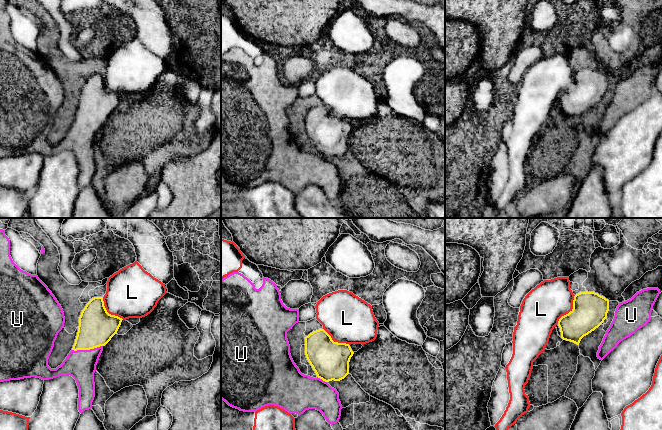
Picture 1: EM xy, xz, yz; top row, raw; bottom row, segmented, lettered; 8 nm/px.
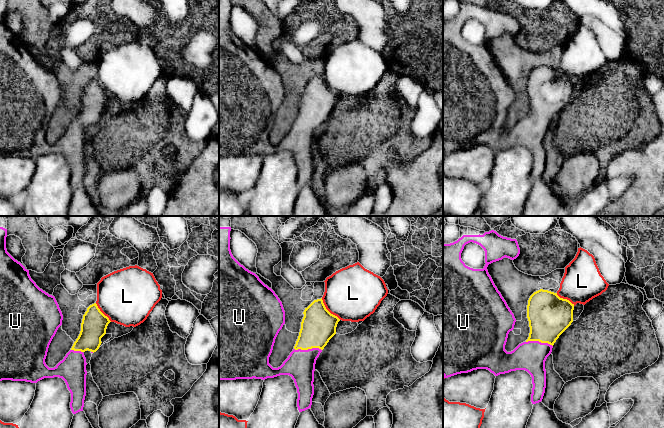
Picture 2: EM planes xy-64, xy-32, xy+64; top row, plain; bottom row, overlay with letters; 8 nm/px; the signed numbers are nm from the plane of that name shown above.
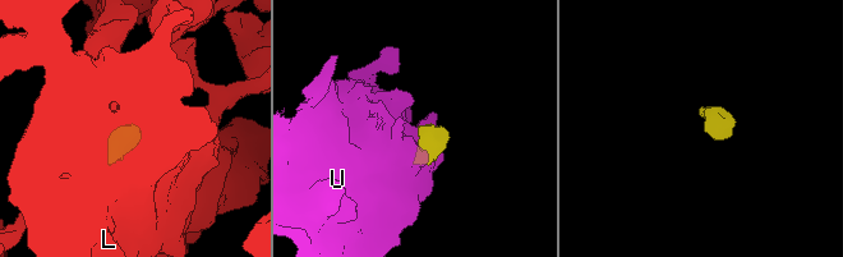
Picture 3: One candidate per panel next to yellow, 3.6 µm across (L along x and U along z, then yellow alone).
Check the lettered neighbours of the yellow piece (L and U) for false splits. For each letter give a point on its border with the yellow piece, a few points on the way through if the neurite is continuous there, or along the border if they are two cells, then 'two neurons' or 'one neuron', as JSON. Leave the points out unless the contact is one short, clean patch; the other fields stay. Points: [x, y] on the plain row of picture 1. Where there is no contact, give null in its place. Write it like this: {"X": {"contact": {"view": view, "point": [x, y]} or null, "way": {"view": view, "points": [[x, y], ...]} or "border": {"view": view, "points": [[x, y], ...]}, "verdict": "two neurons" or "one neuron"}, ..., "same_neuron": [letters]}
{"L": {"contact": {"view": "yz", "point": [570, 87]}, "border": {"view": "yz", "points": [[575, 71], [572, 77], [572, 84], [557, 99]]}, "verdict": "two neurons"}, "U": {"contact": {"view": "xy", "point": [87, 125]}, "verdict": "one neuron"}, "same_neuron": ["U"]}

